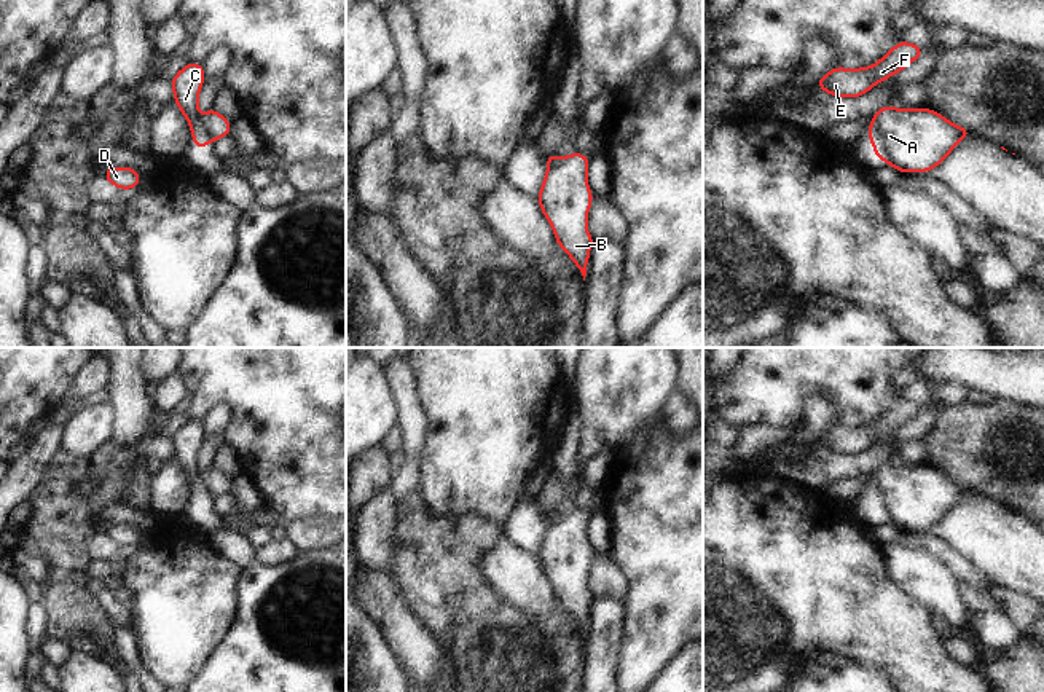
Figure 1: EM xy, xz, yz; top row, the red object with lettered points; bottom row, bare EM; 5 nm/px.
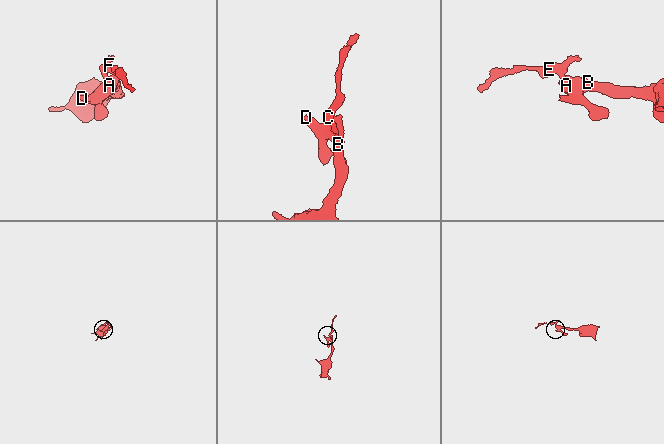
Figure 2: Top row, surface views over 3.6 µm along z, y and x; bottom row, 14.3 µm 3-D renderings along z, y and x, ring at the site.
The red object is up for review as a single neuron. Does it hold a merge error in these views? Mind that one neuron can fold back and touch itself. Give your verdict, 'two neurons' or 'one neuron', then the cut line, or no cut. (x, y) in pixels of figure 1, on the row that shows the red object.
two neurons; cut in xy along (200, 115), (201, 141), (196, 145)

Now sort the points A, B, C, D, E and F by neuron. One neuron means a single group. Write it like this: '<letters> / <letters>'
A B D / C E F

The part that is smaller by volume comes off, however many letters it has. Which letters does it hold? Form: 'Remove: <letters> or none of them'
Remove: C, E, F

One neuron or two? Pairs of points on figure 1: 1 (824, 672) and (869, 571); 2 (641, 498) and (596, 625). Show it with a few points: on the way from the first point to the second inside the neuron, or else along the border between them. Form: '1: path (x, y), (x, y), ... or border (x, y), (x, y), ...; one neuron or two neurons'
1: border (797, 668), (818, 654), (842, 654), (867, 668); two neurons
2: border (622, 603), (624, 627), (620, 641); two neurons

